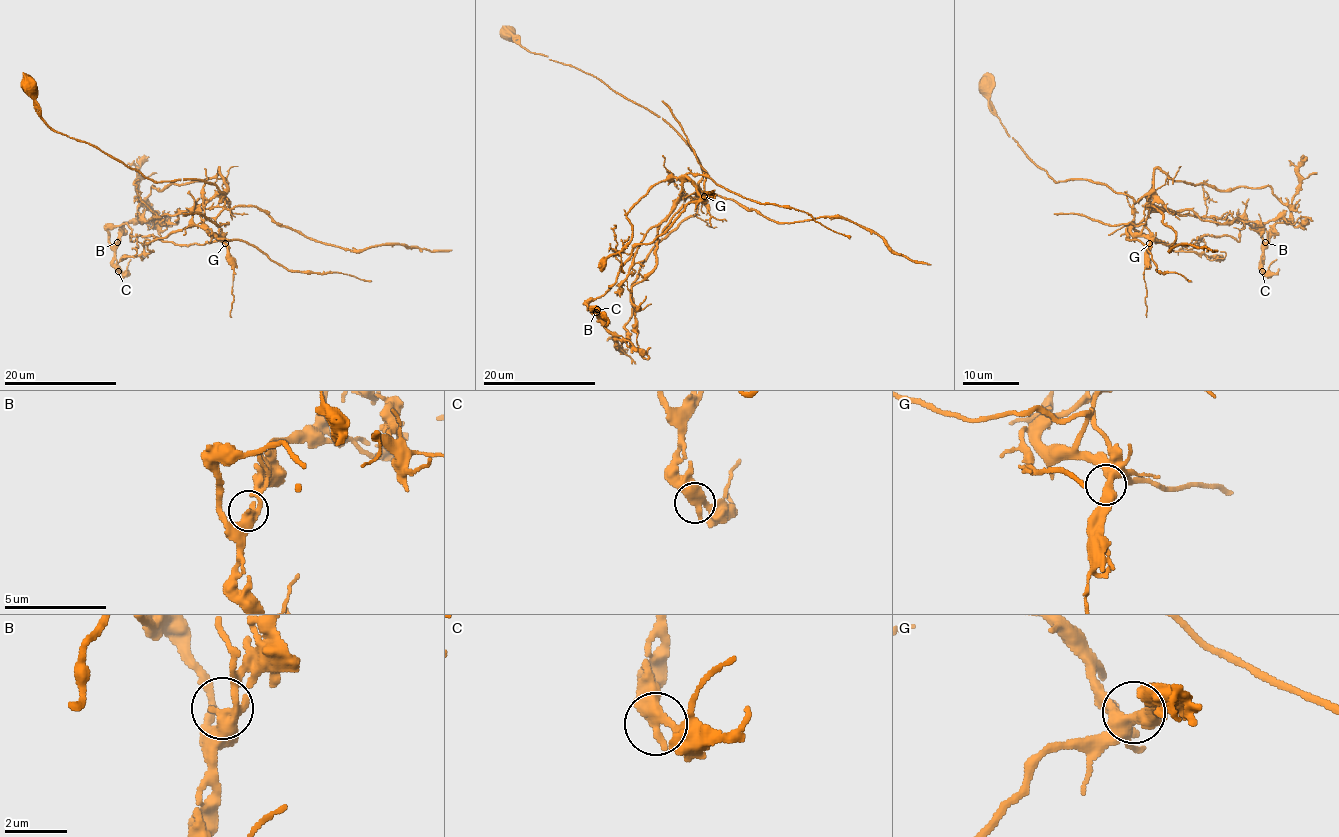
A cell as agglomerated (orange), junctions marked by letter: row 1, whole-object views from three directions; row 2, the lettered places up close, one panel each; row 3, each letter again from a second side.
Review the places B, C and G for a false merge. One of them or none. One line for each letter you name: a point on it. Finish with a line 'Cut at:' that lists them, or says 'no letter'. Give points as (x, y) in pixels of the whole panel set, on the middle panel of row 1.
G: Place: (704, 196)
Cut at: G

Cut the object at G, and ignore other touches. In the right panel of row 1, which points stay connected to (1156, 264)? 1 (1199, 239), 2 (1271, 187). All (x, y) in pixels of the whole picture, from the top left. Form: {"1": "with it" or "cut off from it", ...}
{"1": "with it", "2": "cut off from it"}

